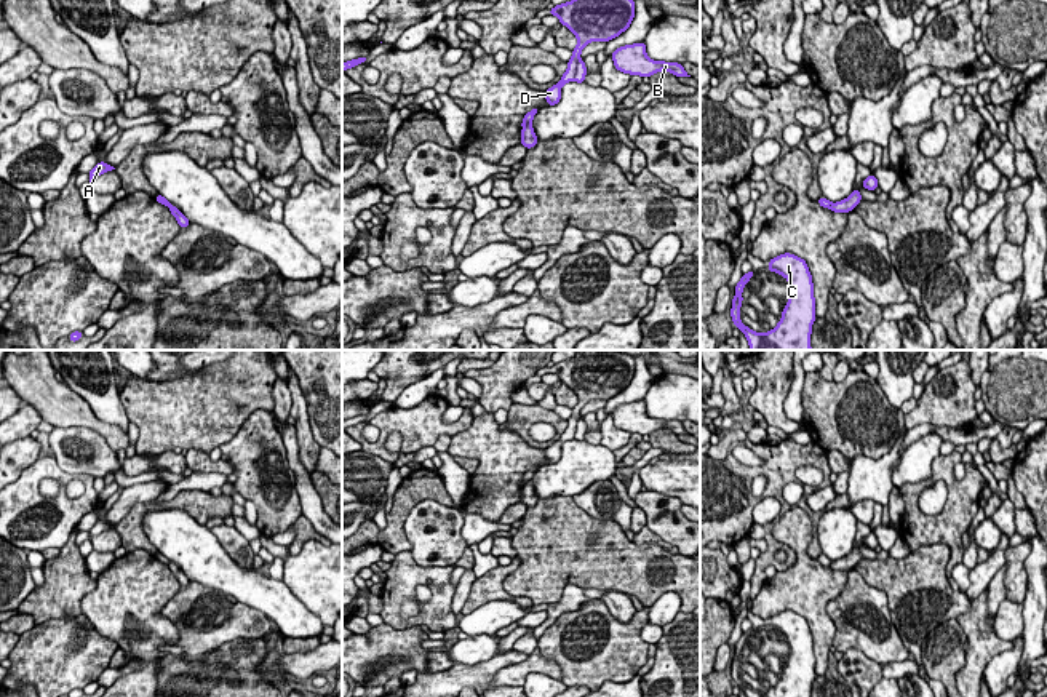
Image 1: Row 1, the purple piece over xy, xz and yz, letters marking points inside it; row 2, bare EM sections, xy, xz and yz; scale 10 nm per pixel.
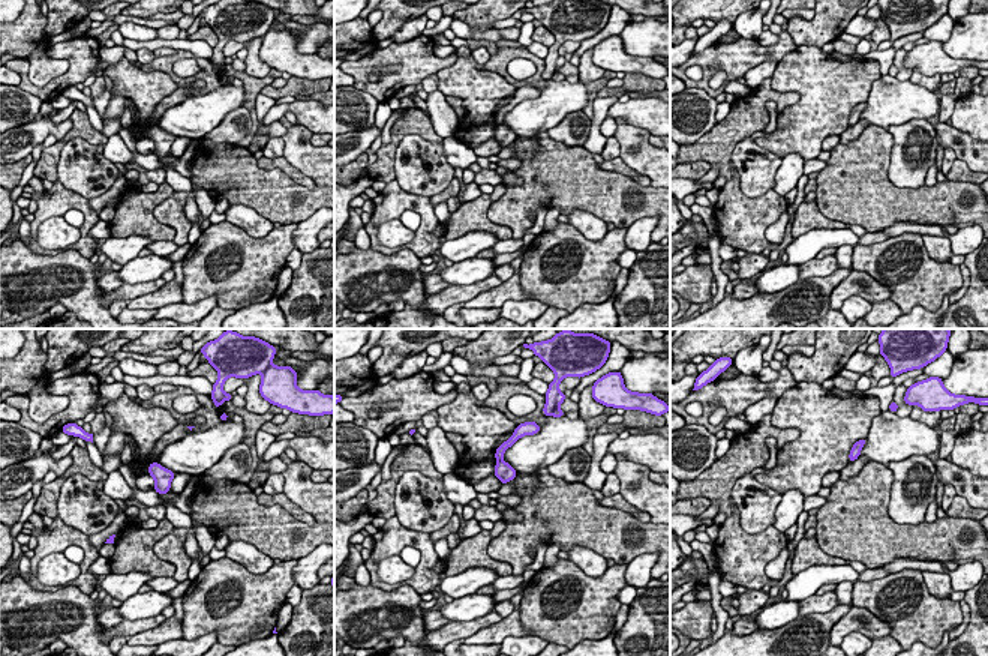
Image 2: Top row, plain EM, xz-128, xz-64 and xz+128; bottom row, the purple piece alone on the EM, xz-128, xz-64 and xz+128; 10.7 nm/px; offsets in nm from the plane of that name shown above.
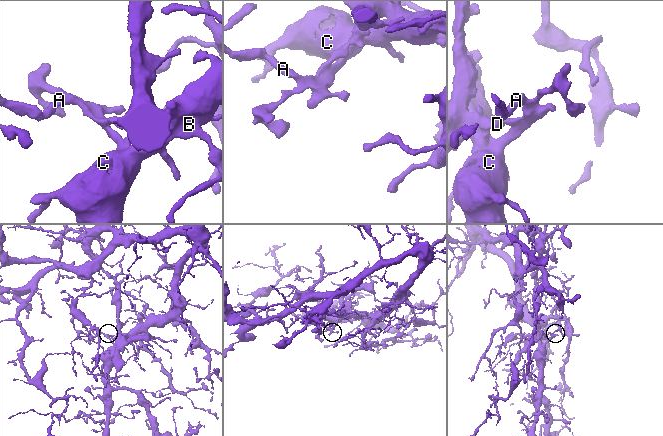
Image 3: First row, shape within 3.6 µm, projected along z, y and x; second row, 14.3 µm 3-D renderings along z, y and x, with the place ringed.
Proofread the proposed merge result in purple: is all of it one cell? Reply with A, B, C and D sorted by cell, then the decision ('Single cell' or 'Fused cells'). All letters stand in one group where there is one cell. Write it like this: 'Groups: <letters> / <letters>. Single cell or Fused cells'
Groups: A B C / D. Fused cells

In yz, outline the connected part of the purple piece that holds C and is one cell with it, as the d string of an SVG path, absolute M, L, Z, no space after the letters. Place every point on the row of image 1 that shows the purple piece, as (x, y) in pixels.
M783 253L769 261L767 272L777 272L788 280L790 296L777 326L766 334L751 331L740 320L742 293L753 272L742 275L735 285L731 317L746 337L750 350L812 350L810 334L815 321L814 283L807 262L791 253Z

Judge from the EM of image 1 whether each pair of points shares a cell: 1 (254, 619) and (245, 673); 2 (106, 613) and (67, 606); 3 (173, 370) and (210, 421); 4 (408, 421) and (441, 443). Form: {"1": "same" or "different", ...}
{"1": "different", "2": "different", "3": "different", "4": "different"}

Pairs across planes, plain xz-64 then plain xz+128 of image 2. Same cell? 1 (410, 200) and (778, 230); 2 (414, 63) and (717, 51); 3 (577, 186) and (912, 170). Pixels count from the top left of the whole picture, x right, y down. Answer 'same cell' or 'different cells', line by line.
1: different cells
2: same cell
3: different cells

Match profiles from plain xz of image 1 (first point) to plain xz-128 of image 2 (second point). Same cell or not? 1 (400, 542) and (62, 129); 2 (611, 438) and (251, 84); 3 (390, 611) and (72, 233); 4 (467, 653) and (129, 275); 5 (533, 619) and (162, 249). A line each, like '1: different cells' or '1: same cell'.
1: different cells
2: different cells
3: different cells
4: same cell
5: same cell

